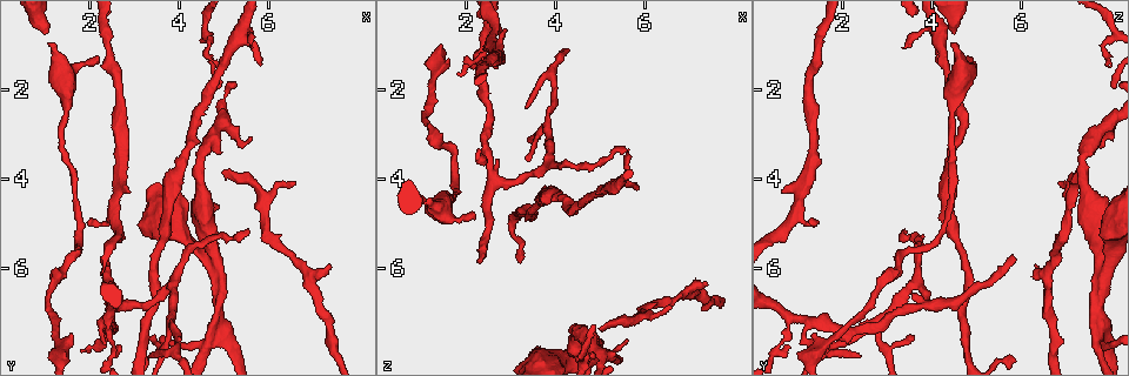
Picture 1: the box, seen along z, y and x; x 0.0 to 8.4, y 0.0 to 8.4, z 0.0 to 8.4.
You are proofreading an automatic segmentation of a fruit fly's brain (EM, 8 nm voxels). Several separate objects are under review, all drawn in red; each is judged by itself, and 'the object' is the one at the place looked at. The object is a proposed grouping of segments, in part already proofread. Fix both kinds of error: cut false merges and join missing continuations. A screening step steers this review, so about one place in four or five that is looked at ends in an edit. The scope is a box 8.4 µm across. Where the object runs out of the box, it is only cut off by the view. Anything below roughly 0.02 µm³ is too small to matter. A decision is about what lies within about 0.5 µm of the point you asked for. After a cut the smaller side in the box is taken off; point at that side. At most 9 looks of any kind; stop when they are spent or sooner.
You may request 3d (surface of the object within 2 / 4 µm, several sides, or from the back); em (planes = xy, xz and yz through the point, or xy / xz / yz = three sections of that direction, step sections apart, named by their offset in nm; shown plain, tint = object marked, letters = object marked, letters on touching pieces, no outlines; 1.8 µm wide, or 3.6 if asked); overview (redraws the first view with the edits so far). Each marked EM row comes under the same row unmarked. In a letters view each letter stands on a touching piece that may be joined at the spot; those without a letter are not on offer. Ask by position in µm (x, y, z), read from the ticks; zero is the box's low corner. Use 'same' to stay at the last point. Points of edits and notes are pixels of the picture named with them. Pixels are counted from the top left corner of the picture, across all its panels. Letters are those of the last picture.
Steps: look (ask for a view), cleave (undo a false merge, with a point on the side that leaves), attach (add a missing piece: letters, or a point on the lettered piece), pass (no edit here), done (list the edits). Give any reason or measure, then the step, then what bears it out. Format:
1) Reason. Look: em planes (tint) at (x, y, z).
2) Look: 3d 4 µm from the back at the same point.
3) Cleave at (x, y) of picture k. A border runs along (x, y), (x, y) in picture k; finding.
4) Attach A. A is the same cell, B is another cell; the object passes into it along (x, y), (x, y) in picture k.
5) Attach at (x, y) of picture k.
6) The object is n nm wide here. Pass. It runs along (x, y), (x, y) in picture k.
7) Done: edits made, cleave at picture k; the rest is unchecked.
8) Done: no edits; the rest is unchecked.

An open end. Look: 3d 2 µm from the back at (2.35, 5.70, 5.85).

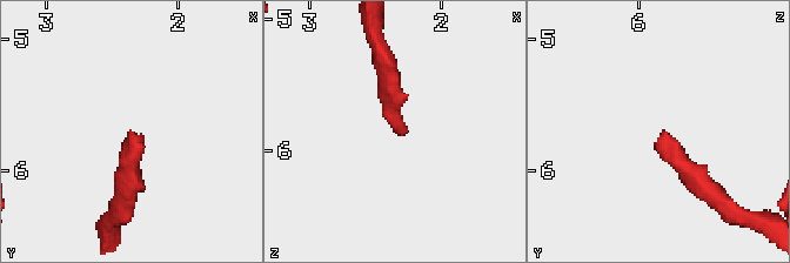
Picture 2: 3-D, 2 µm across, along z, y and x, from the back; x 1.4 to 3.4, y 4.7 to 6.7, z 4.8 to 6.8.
Shape alone is not enough. Look: em xz step 4 (letters) at (2.38, 5.76, 5.84).

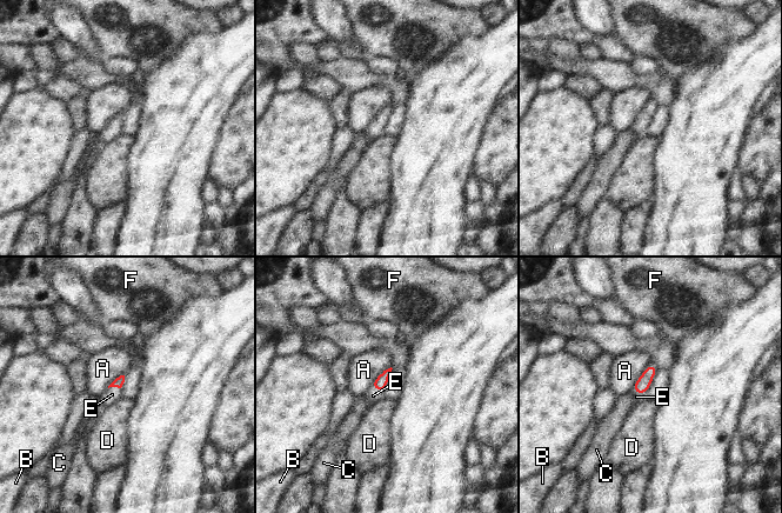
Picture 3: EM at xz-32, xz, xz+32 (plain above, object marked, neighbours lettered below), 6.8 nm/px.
Cut it another way. Look: em xy step 4 (letters) at the same point.

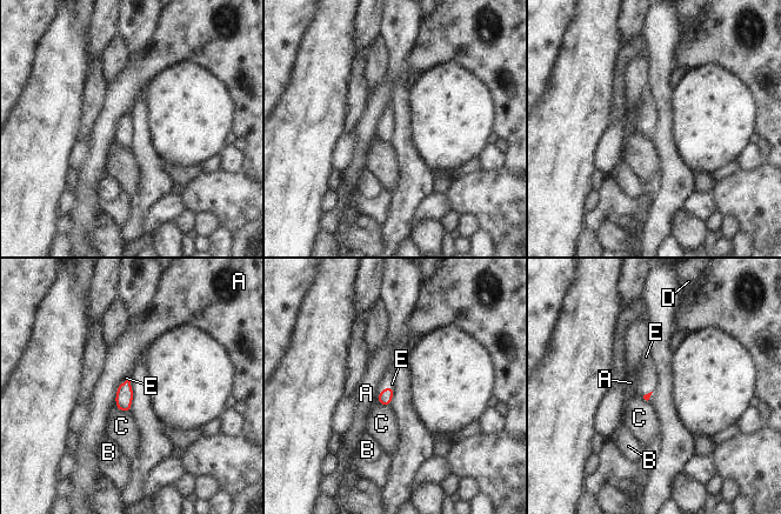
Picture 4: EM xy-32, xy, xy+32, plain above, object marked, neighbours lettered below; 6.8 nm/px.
The longest contact is with A, 170 nm. Attach E. E is the same cell, A, B, C and D are other cells; it goes on there.

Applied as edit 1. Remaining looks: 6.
Branch point. Look: 3d 2 µm at (1.45, 1.75, 4.65).

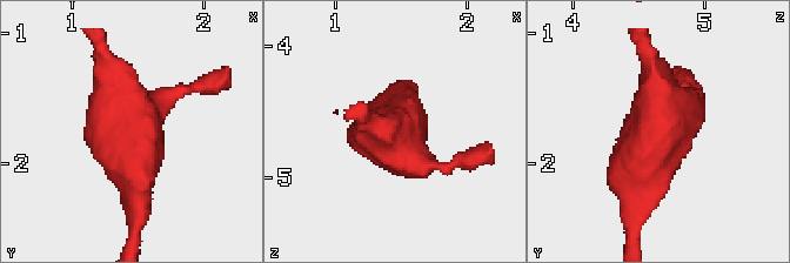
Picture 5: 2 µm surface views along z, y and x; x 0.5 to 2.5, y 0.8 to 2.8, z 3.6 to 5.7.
Look: em planes (letters) at (1.40, 1.72, 4.66).

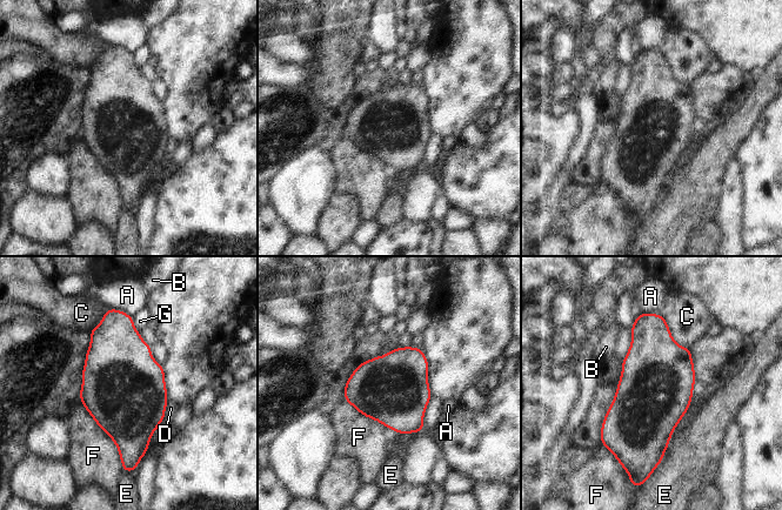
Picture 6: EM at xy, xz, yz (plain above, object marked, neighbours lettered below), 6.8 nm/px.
The longest contact is with F, 550 nm. Pass. A, B, C, D, E, F and G are other cells; all the same neuron.

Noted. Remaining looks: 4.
Branch stops here. Look: 3d 4 µm at (5.65, 3.10, 7.55).

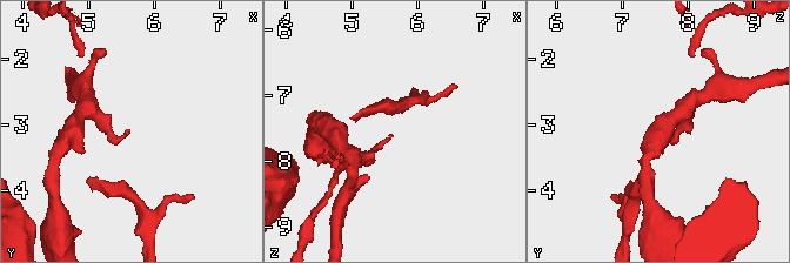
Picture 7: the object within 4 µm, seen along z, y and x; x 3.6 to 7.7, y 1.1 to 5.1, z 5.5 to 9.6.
Look: em yz step 4 (tint) at (5.60, 3.10, 7.60).

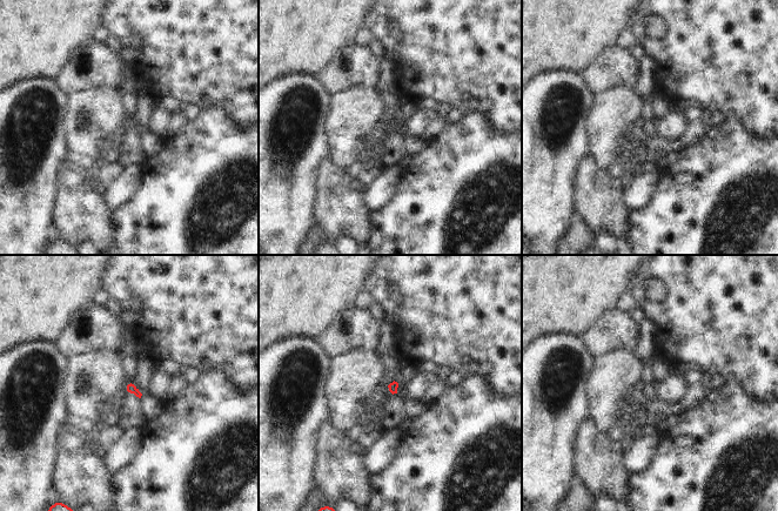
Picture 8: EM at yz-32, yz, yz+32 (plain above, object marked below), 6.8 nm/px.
Look: em planes (letters) at the same point.

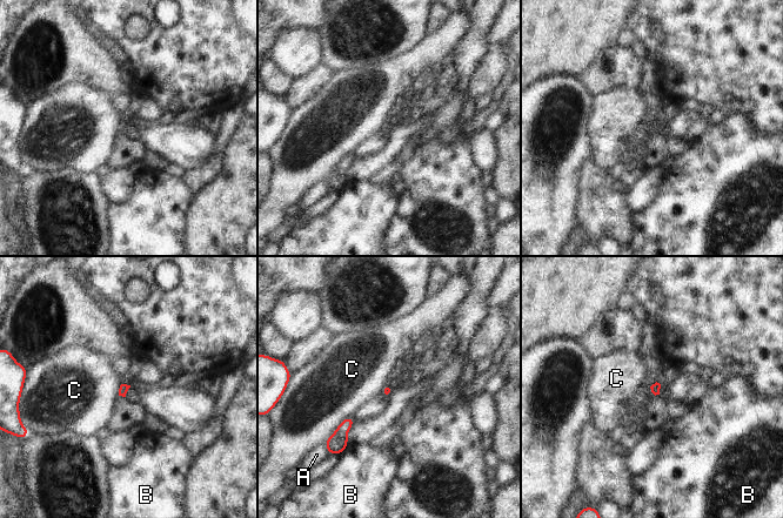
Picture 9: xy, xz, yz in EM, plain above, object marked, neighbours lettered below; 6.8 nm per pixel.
The longest contact is with C, 240 nm. Pass. A, B and C are other cells; no lettered piece goes on from it.

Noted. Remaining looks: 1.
Branch stops here. Look: em planes (letters) at (7.35, 5.90, 6.35).

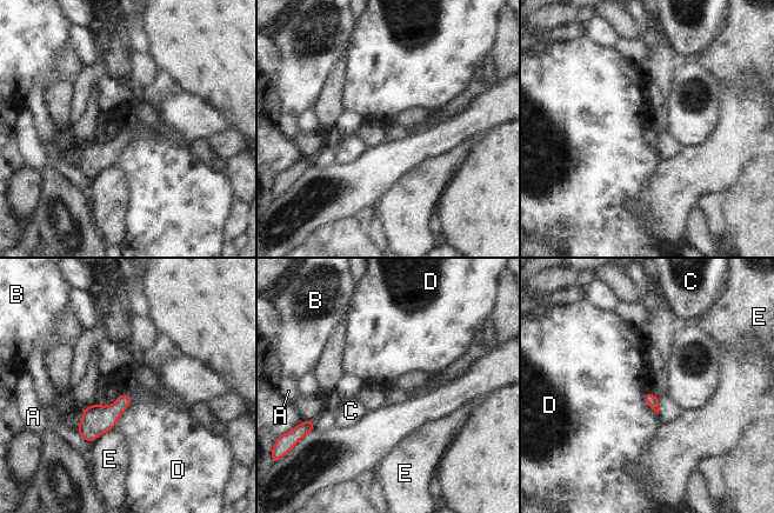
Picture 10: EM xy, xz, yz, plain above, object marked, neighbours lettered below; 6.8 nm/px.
Pass. A, B, C, D and E are other cells; a border runs along (132, 402), (112, 428) in picture 10; no lettered piece goes on from it.

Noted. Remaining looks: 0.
Done: edits made, attach at picture 4; the rest is unchecked.

